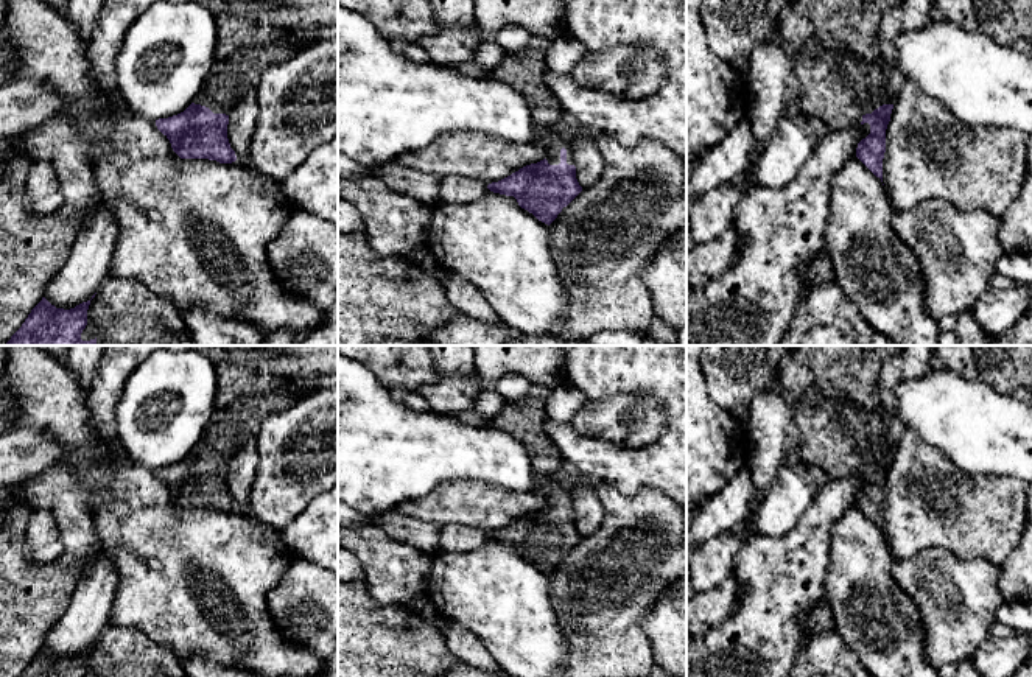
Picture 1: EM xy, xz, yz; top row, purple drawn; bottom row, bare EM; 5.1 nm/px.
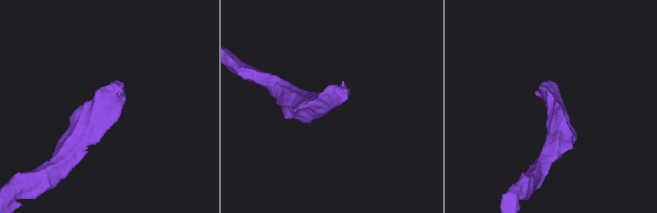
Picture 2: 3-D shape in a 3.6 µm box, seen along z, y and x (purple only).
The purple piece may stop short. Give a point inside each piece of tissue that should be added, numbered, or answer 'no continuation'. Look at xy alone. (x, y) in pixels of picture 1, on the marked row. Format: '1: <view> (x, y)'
1: xy (231, 80)

